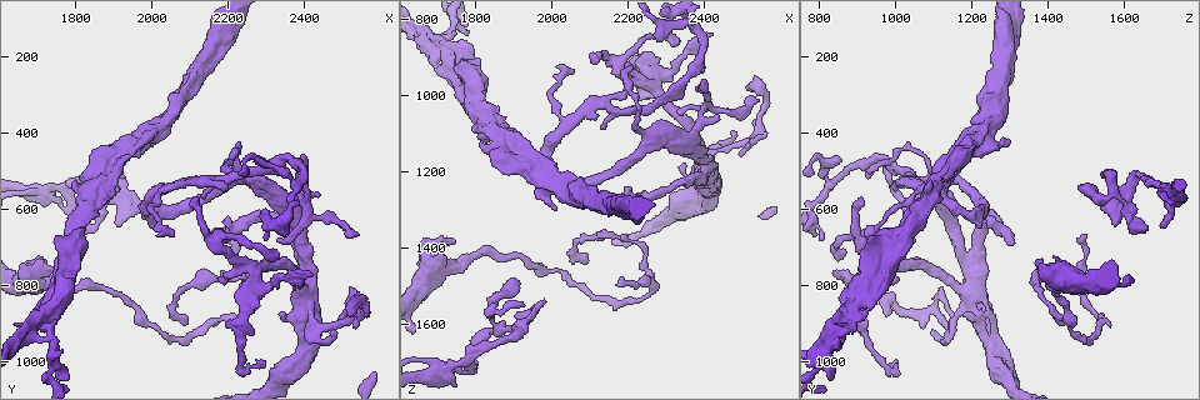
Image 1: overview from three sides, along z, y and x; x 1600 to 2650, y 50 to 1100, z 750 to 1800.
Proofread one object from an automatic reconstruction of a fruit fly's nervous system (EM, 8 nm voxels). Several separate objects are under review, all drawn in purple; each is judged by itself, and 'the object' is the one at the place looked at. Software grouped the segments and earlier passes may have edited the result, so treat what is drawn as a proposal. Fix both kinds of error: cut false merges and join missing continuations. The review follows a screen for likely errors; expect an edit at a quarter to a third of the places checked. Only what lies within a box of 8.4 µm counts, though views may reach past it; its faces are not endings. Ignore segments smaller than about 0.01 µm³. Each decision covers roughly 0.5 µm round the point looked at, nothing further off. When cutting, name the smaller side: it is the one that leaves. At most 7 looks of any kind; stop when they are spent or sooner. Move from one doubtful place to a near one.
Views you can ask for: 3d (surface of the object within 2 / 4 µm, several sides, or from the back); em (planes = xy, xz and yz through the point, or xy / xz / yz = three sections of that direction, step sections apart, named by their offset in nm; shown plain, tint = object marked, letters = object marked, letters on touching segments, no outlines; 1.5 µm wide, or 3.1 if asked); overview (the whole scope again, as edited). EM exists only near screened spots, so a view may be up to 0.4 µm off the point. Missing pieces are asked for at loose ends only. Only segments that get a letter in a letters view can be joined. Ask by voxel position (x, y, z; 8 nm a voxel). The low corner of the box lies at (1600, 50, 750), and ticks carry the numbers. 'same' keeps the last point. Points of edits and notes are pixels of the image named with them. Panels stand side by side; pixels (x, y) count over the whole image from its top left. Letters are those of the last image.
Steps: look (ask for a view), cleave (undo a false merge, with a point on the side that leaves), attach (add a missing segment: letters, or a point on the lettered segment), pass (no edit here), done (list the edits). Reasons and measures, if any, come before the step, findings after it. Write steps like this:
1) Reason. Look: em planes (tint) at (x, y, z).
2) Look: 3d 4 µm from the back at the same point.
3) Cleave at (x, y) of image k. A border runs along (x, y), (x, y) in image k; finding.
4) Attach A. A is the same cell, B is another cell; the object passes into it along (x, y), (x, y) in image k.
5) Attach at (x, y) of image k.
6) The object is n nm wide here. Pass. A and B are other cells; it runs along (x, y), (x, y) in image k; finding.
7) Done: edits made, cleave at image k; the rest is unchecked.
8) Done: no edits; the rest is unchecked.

Branch stops here. Look: em planes (letters) at (1910, 640, 1570).

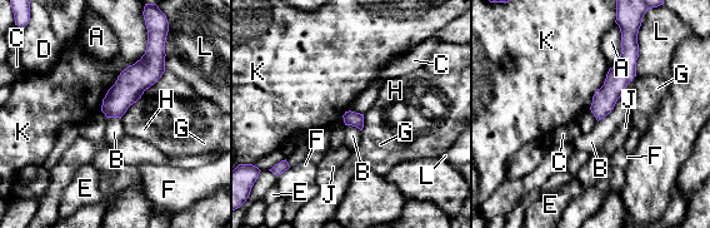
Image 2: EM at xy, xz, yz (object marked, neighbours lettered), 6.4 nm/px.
Pass. A, B, C, D, E, F, G, H, J, K and L are other cells; none of them fits.

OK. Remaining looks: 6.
Sharp bend. Look: 3d 4 µm at (2000, 605, 1185).

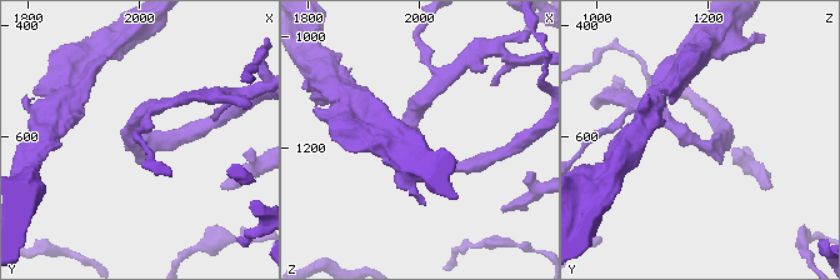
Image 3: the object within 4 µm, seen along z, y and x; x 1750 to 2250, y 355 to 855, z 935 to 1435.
The arms are 220, 220 nm wide; need the tissue. Look: em xz step 4 (tint) at (1995, 610, 1195).

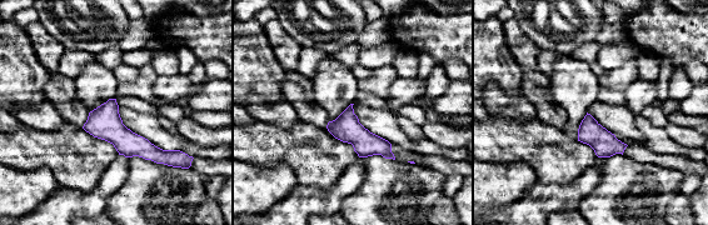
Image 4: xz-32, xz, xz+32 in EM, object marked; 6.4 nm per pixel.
Look: em planes (letters) at the same point.

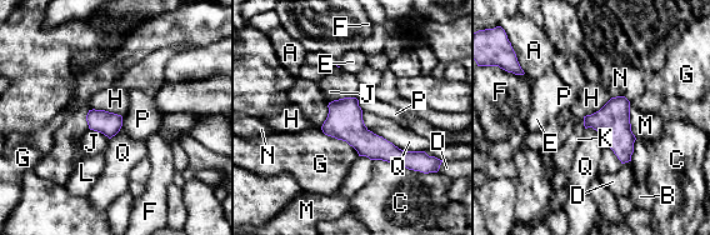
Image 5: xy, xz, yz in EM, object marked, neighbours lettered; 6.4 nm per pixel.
Pass. A, B, C, D, E, F, G, H, J, K, L, M, N, P and Q are other cells; a border runs along (89, 109), (104, 109), (121, 116) in image 5; continuous, no second neuron.

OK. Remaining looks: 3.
A fork. Look: 3d 4 µm from the back at (2180, 685, 905).

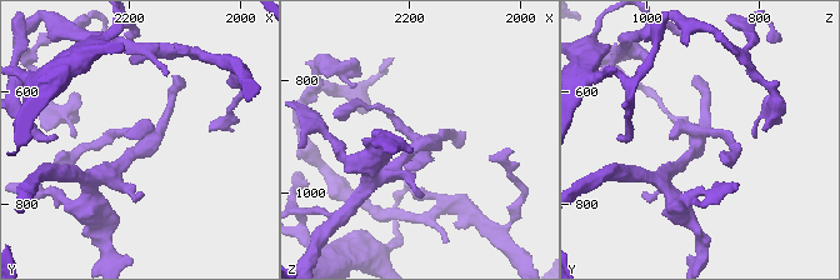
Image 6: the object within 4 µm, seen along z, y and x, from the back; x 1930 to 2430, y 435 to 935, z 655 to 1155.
Look: em xz step 4 (tint) at (2175, 690, 910).

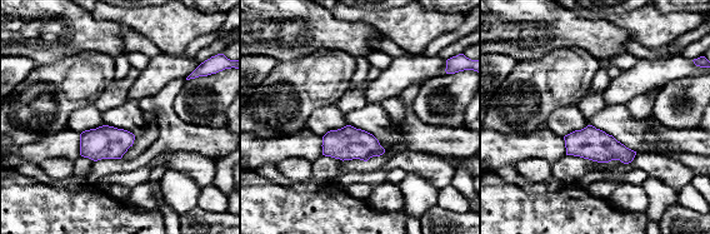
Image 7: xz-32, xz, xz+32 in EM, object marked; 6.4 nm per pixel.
Cut it another way. Look: em yz step 8 (letters) at the same point.

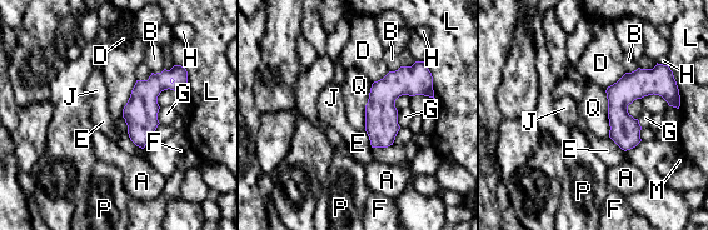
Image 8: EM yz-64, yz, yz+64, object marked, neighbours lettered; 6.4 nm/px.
Pass. A, B, D, E, F, G, H, J, L, M, P and Q are other cells; a border runs along (606, 89), (609, 136) in image 8; continuous, no second neuron.

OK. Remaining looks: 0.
Done: no edits; the rest is unchecked.

